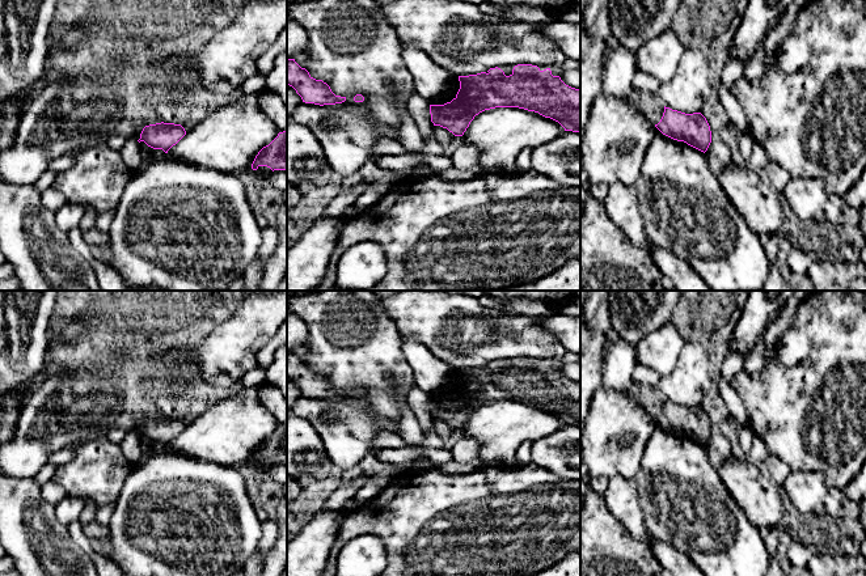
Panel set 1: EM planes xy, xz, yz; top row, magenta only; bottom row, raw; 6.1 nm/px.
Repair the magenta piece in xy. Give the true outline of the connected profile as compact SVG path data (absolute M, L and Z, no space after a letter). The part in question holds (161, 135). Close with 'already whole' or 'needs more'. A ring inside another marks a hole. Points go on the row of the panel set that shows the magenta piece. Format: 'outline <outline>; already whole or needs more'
outline M156 123L145 126L140 134L140 139L153 149L162 149L165 153L176 145L186 135L181 124L174 123Z; already whole

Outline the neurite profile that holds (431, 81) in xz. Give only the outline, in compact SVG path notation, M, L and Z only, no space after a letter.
M404 45L402 56L413 76L414 92L430 105L444 105L456 98L459 76L442 68L418 46Z

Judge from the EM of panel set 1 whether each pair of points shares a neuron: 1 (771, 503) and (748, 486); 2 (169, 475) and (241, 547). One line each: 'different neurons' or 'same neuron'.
1: same neuron
2: same neuron

